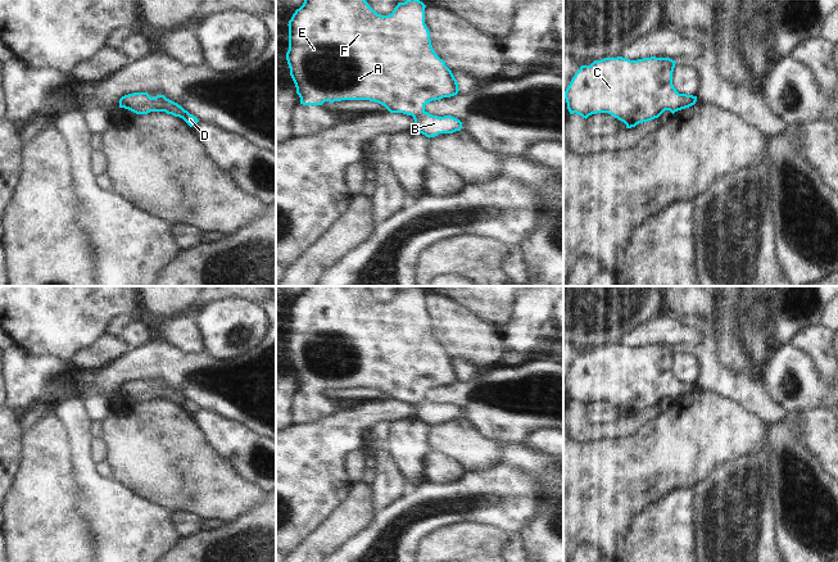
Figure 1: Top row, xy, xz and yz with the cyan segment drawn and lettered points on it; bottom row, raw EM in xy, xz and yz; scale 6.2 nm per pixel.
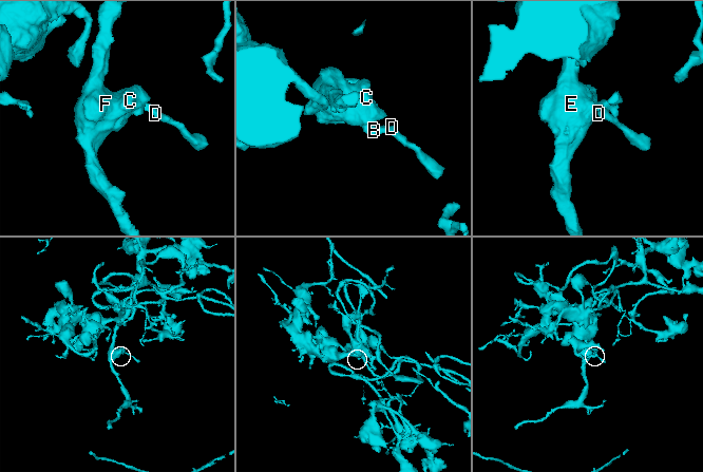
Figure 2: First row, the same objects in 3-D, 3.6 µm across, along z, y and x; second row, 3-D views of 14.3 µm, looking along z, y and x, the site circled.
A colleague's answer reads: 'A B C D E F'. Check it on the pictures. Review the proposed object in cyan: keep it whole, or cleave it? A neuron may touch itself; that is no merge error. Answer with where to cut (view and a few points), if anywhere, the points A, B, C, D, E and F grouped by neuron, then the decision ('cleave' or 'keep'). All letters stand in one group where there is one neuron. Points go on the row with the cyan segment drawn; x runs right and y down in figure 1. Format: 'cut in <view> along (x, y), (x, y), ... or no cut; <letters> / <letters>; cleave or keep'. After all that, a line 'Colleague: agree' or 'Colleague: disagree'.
no cut; A B C D E F; keep
Colleague: agree

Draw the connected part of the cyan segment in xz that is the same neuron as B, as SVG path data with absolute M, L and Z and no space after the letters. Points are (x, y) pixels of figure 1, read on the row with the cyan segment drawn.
M304 0L303 5L295 10L289 21L289 50L286 60L290 68L290 76L295 83L296 94L303 105L322 105L325 101L341 101L341 100L370 100L384 105L390 113L403 113L412 115L417 132L426 137L435 137L439 133L453 133L461 131L462 122L452 115L438 117L427 113L425 105L430 101L450 98L458 94L458 83L452 71L445 65L432 49L430 40L430 31L425 24L425 8L426 5L420 0L407 0L398 3L393 13L389 15L377 14L366 0Z

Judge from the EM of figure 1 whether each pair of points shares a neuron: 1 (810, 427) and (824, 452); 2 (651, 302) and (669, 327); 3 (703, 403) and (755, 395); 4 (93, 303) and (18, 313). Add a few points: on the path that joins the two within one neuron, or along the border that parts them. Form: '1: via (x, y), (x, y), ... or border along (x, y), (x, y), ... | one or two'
1: via (816, 434), (824, 442), (824, 445) | one
2: border along (666, 313), (633, 329) | two
3: border along (700, 388), (726, 397), (753, 415) | two
4: via (75, 303), (36, 303) | one

